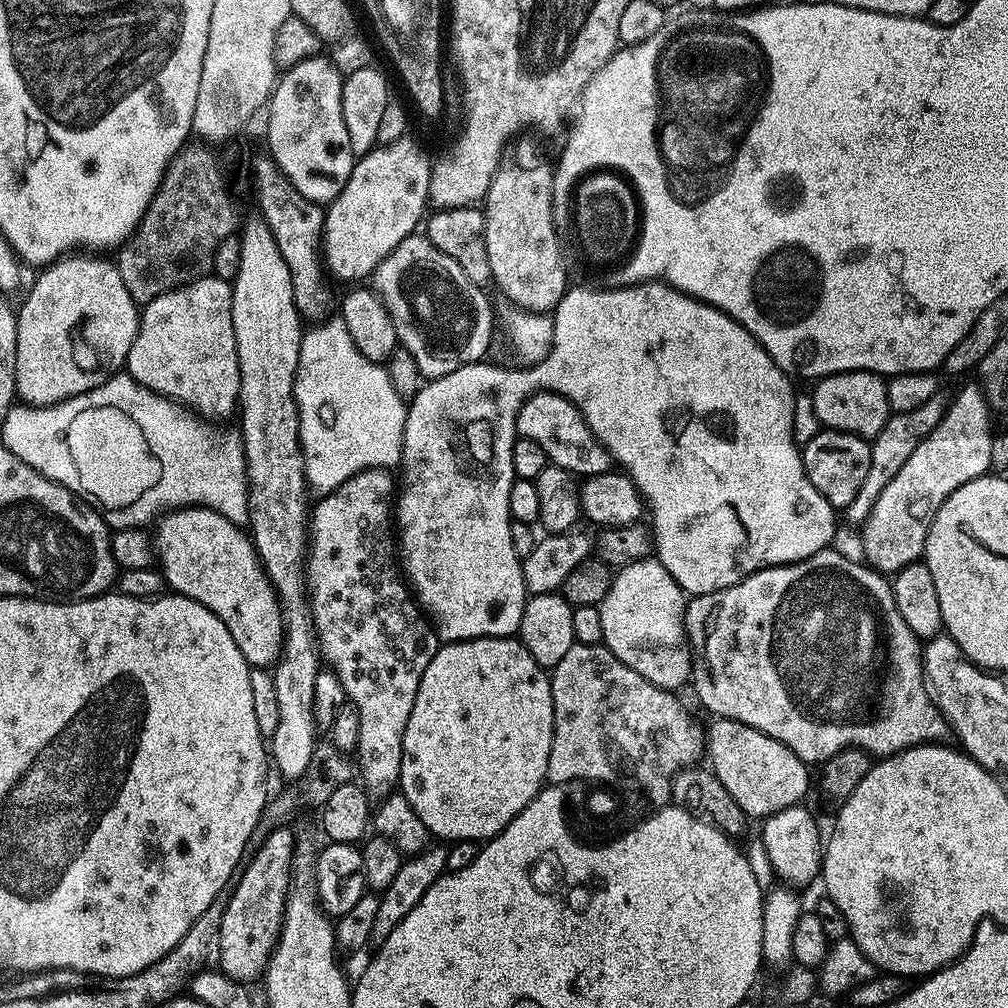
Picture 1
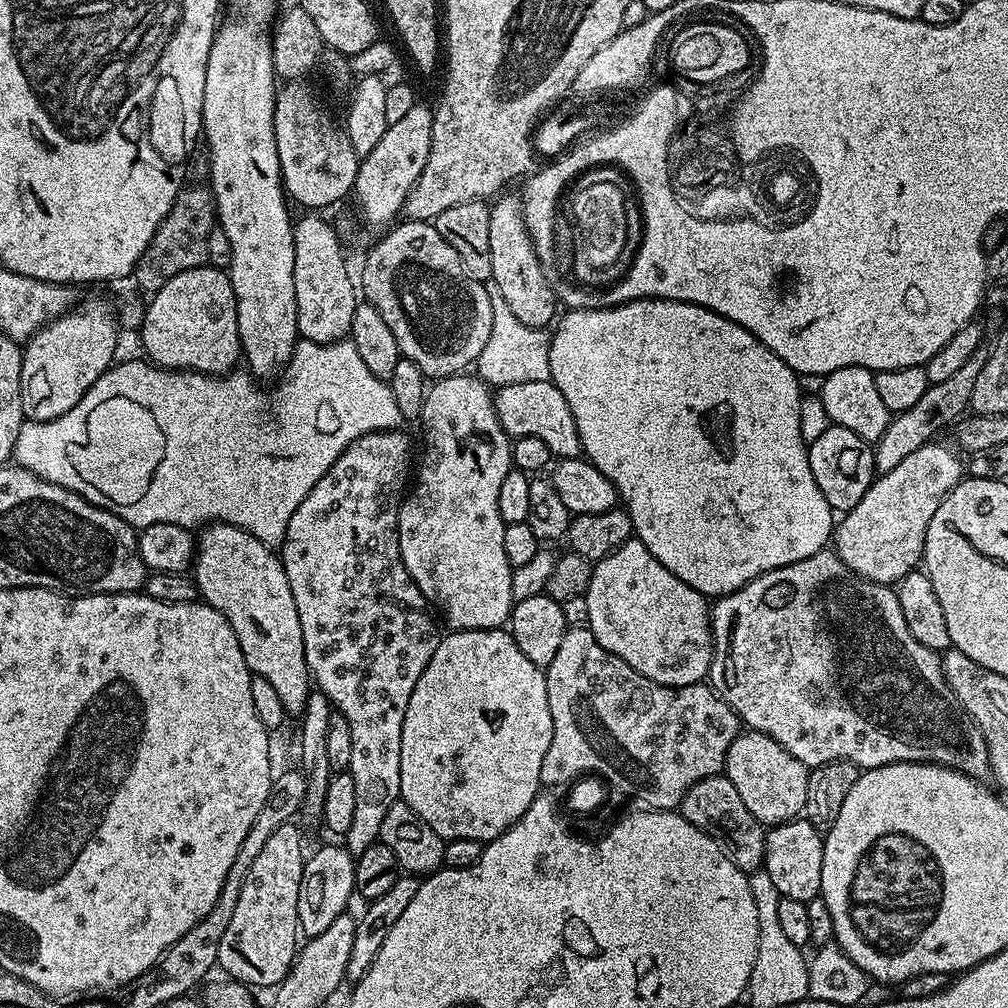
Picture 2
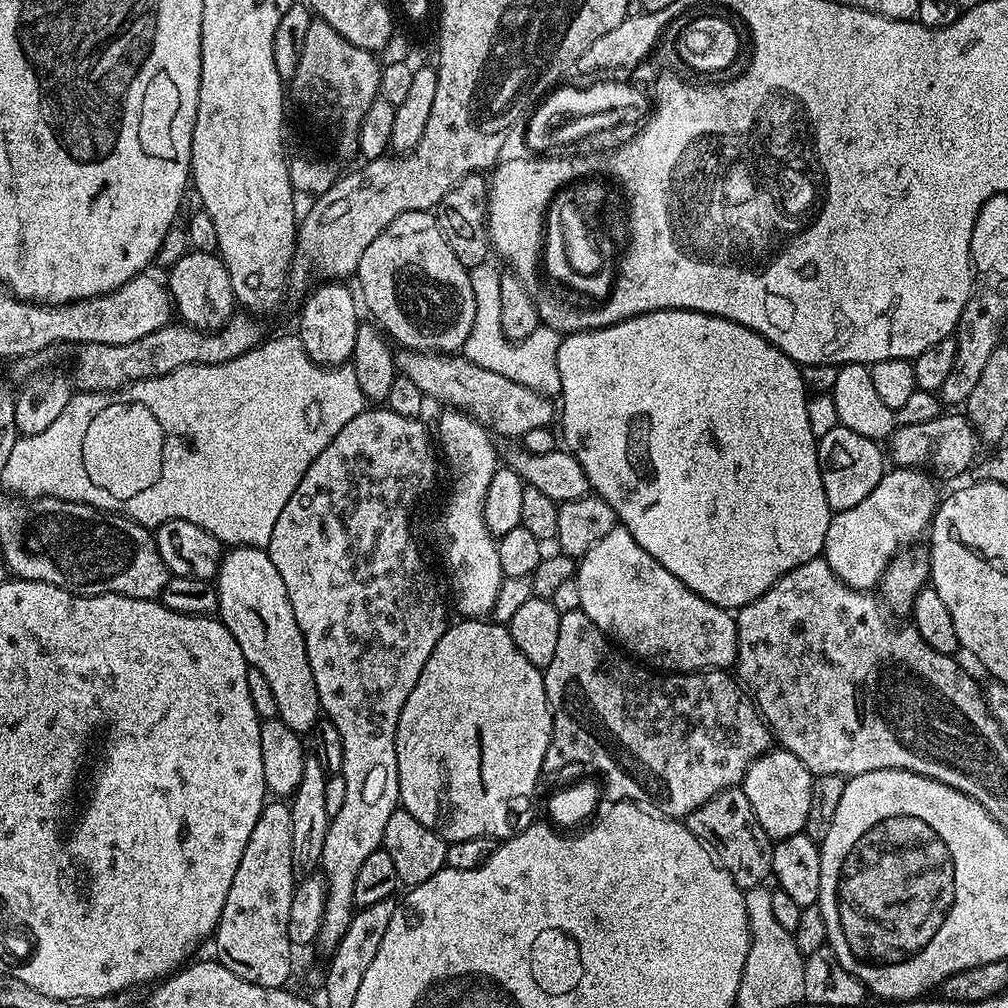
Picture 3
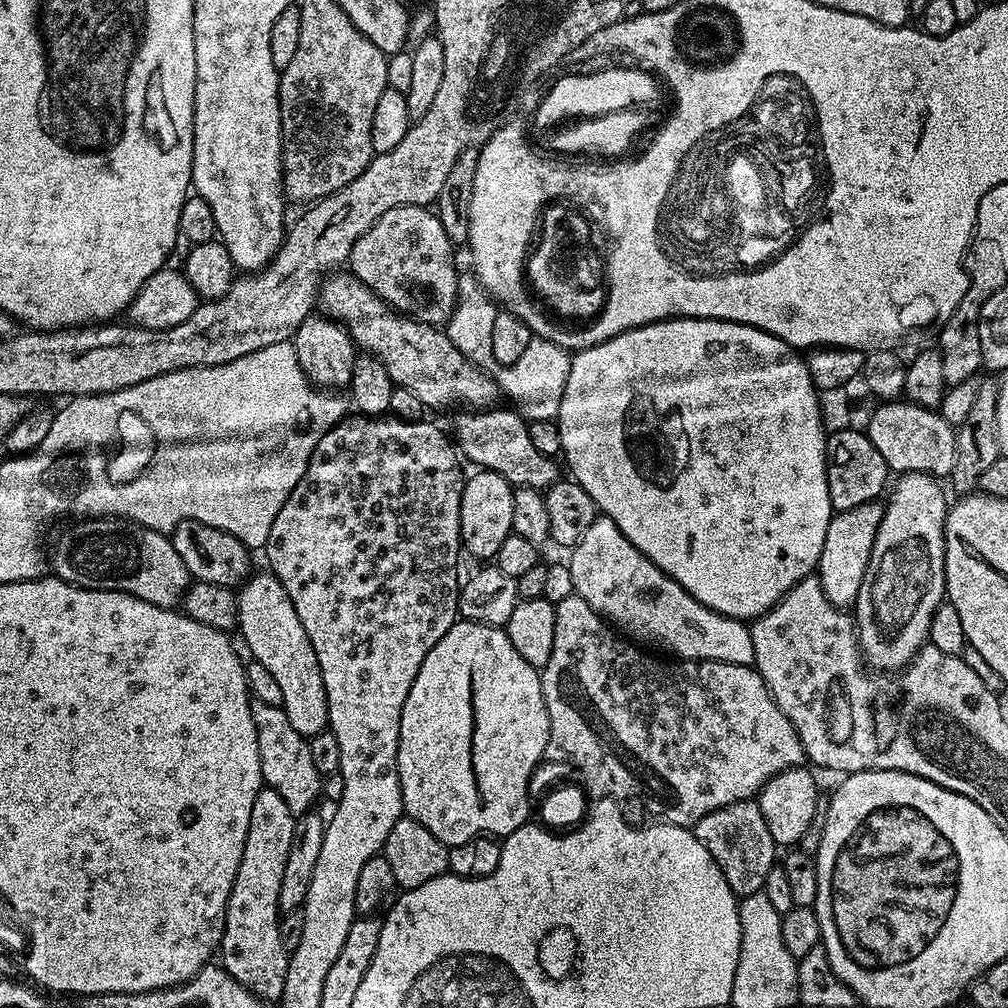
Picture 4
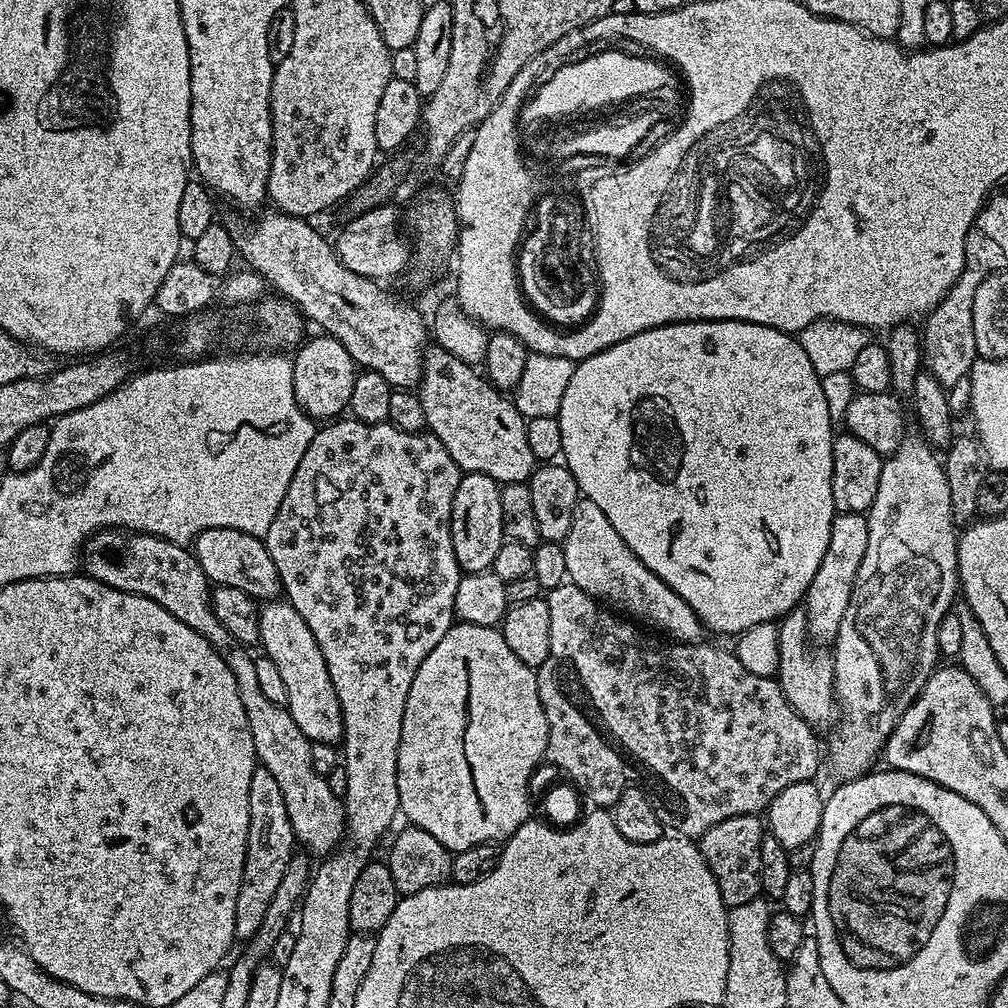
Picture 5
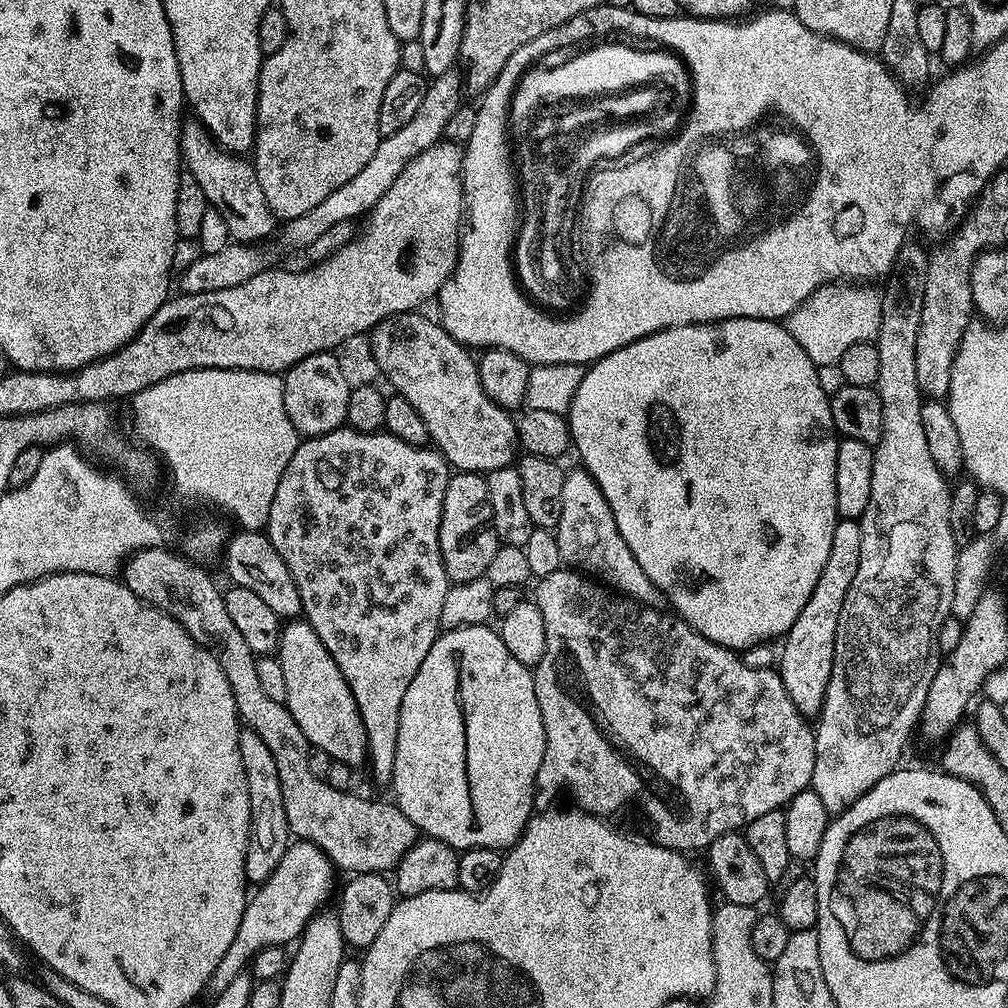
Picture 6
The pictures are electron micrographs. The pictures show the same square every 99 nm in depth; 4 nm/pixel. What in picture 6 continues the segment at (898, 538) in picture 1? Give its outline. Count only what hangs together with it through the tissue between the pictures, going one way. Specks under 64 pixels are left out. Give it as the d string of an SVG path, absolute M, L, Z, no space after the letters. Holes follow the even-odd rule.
M837 519L834 526L834 539L830 545L830 554L826 557L826 566L822 569L822 578L810 594L810 602L802 606L802 614L790 626L783 637L784 649L778 652L778 671L790 694L790 702L805 718L819 717L820 707L826 698L826 686L830 682L832 663L834 662L834 638L838 630L838 614L842 614L842 602L846 602L846 590L858 574L858 562L862 559L862 530L859 520Z

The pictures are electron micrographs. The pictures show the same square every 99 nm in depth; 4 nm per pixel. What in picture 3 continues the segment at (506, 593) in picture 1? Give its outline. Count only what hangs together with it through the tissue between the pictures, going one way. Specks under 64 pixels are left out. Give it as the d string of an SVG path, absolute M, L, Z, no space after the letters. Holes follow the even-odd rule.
M444 410L440 416L440 444L442 460L448 463L452 471L452 493L444 504L444 521L440 528L444 531L444 564L448 567L448 576L452 579L452 596L456 599L456 608L464 618L484 618L491 613L494 602L498 598L498 590L504 581L502 562L498 562L497 537L486 526L484 503L486 502L486 486L490 486L490 478L494 478L498 461L496 448L492 445L493 437L489 429L483 428L472 416L455 410Z

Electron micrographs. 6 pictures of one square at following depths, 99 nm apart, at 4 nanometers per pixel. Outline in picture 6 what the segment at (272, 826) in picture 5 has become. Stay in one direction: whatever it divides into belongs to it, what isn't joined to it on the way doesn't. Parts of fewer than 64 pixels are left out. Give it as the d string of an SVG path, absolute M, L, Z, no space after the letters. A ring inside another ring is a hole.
M241 731L238 738L238 754L242 754L242 766L246 770L246 790L250 790L250 834L246 850L244 878L249 885L259 886L274 874L274 866L282 862L290 843L290 833L286 822L286 806L282 806L282 786L278 782L278 769L274 754L270 754L266 742L258 734Z

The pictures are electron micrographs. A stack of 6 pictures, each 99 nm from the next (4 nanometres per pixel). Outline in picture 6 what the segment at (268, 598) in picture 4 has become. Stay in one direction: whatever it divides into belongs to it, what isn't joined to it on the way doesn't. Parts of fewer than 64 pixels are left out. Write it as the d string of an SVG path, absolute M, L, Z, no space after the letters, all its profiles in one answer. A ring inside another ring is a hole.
M289 619L280 630L278 659L286 677L286 704L309 745L330 754L332 761L359 769L359 764L368 759L366 726L362 726L358 702L354 702L354 694L350 694L350 686L342 678L342 670L330 658L330 650L322 646L322 638L303 619Z

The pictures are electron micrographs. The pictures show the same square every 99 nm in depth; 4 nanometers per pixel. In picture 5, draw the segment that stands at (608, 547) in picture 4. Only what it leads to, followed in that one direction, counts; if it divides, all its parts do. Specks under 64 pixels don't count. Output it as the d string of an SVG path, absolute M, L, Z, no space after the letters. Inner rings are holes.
M581 498L576 503L574 518L570 518L570 530L562 543L566 554L568 580L577 584L583 592L593 596L601 604L617 613L627 614L641 625L649 624L650 627L657 628L660 631L657 633L663 634L672 642L695 643L703 637L700 635L705 635L706 629L704 623L698 618L698 614L694 614L694 610L690 610L685 600L678 594L674 594L674 590L670 590L670 586L666 586L666 582L662 582L658 574L651 572L640 561L638 554L634 554L634 550L626 546L626 542L622 542L622 534L618 534L618 530L610 526L610 518L606 518L606 514L602 514L601 508L594 506L594 502Z

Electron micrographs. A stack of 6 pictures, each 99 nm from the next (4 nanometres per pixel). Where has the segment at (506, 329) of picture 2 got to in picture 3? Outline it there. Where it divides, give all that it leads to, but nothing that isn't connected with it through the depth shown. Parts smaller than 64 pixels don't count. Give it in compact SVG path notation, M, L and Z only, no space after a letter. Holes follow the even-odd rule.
M495 263L479 264L469 271L470 286L474 286L474 300L476 302L476 313L474 314L474 326L470 330L470 338L466 338L462 354L470 362L482 366L485 370L494 370L494 374L502 374L502 378L510 378L510 382L518 382L522 386L530 386L538 394L549 398L559 397L562 378L558 374L558 346L562 336L552 328L541 327L534 330L521 340L508 340L506 334L500 328L502 318L502 306L500 305L500 278L501 269L494 266Z

